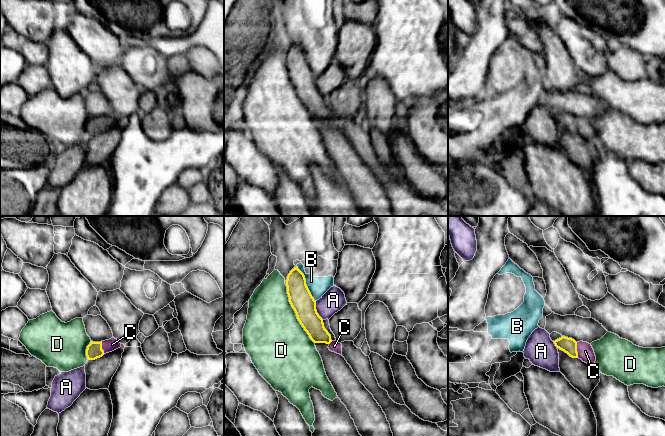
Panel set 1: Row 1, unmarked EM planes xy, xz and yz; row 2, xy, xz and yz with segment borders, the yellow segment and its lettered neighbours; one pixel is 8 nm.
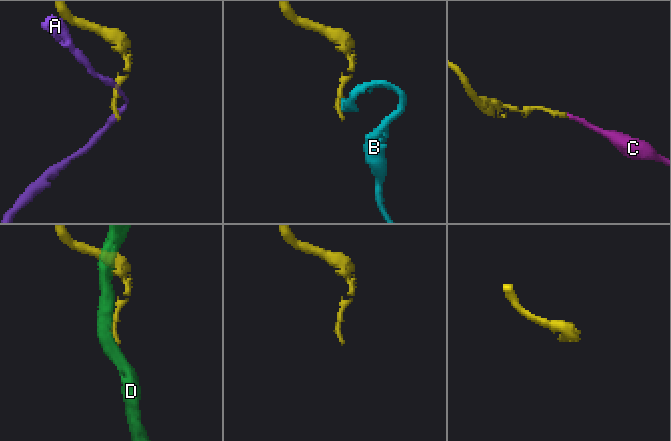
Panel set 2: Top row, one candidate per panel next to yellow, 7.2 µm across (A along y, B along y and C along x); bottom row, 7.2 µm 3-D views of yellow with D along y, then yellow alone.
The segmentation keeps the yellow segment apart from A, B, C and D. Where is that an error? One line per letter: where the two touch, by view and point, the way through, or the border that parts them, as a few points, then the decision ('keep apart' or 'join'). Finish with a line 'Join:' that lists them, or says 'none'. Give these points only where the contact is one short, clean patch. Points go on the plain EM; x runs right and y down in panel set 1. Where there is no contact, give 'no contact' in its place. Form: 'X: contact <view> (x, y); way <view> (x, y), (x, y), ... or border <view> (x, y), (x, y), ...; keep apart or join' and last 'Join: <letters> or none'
A: contact xz (316, 86); border xz (315, 77), (316, 88), (323, 95); keep apart
B: contact xz (305, 59); border xz (296, 41), (303, 50), (305, 60), (315, 77); keep apart
C: contact yz (576, 126); way yz (568, 121), (576, 126), (585, 127); join
D: contact xz (296, 90); keep apart
Join: C

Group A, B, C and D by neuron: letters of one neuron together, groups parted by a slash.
A / B / C / D

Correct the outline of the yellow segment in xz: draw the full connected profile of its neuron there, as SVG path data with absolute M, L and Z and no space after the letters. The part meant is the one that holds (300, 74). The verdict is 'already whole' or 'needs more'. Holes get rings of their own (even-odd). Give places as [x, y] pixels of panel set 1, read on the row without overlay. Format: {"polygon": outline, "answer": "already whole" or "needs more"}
{"polygon": "M294 43L287 52L287 70L297 95L314 119L326 119L330 127L342 131L342 120L331 116L324 103L323 95L316 86L316 77L312 73L304 50Z", "answer": "needs more"}

